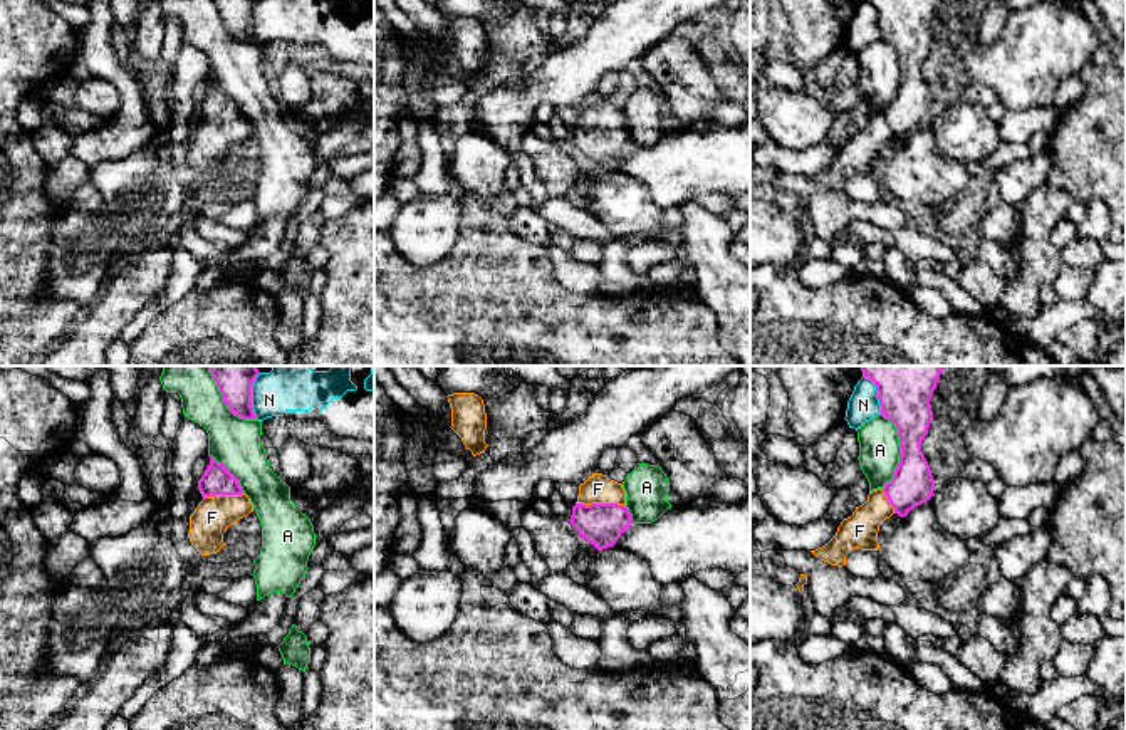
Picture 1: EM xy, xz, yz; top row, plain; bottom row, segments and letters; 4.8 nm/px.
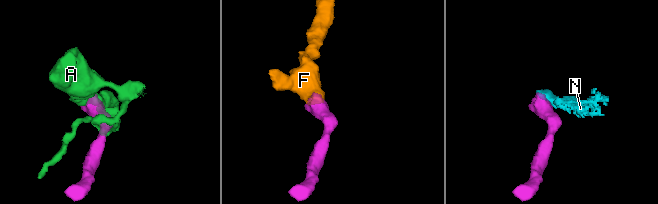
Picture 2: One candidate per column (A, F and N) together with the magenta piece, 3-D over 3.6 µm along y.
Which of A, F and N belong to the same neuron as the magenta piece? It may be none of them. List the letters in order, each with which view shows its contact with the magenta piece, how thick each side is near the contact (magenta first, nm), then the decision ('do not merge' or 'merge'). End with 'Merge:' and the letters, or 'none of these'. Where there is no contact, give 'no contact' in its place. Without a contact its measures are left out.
A: yz | 240/200 nm | do not merge
F: xz | 200/140 nm | merge
N: xy | 140/190 nm | do not merge
Merge: F

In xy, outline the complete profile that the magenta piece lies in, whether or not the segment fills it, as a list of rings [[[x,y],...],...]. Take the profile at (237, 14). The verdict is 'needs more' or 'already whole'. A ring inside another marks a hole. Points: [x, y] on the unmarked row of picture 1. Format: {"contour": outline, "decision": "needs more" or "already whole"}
{"contour": [[[213,0],[228,34],[243,44],[257,44],[252,32],[252,10],[257,0]]], "decision": "already whole"}

